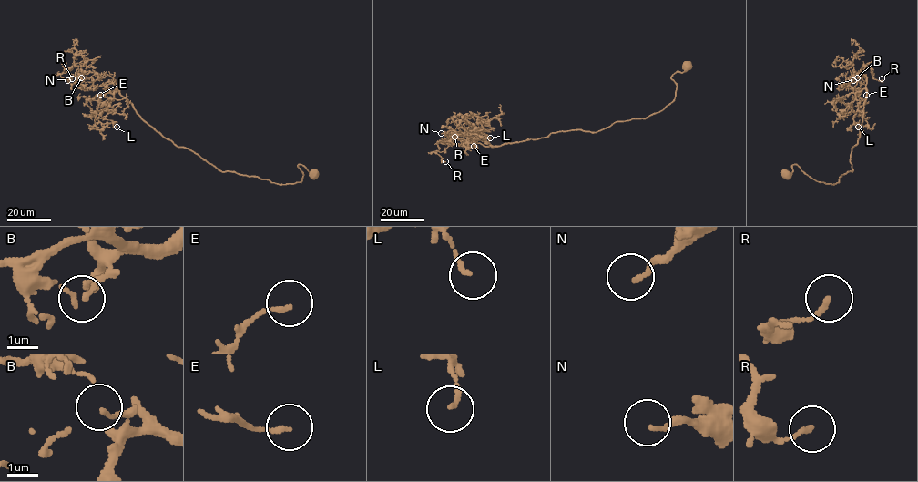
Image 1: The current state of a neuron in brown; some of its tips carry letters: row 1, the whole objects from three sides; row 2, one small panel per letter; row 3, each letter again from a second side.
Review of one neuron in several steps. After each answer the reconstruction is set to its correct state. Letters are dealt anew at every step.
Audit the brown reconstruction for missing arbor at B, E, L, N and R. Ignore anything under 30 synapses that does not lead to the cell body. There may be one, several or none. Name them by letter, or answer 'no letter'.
no letter

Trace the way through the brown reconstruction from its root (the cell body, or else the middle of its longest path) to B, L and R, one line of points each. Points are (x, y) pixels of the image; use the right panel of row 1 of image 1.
B: (785, 175), (796, 164), (815, 180), (835, 184), (852, 171), (851, 148), (866, 94), (866, 77), (857, 77)
L: (785, 175), (796, 164), (815, 180), (835, 184), (852, 171), (865, 88), (855, 93), (858, 127)
R: (785, 175), (796, 164), (835, 184), (852, 171), (866, 94), (859, 72), (867, 66), (882, 78)

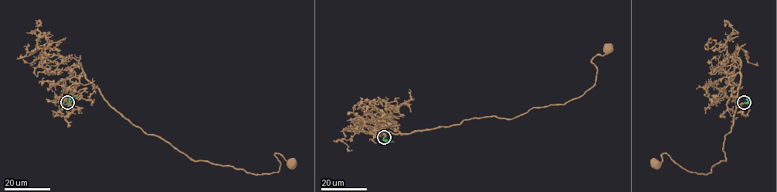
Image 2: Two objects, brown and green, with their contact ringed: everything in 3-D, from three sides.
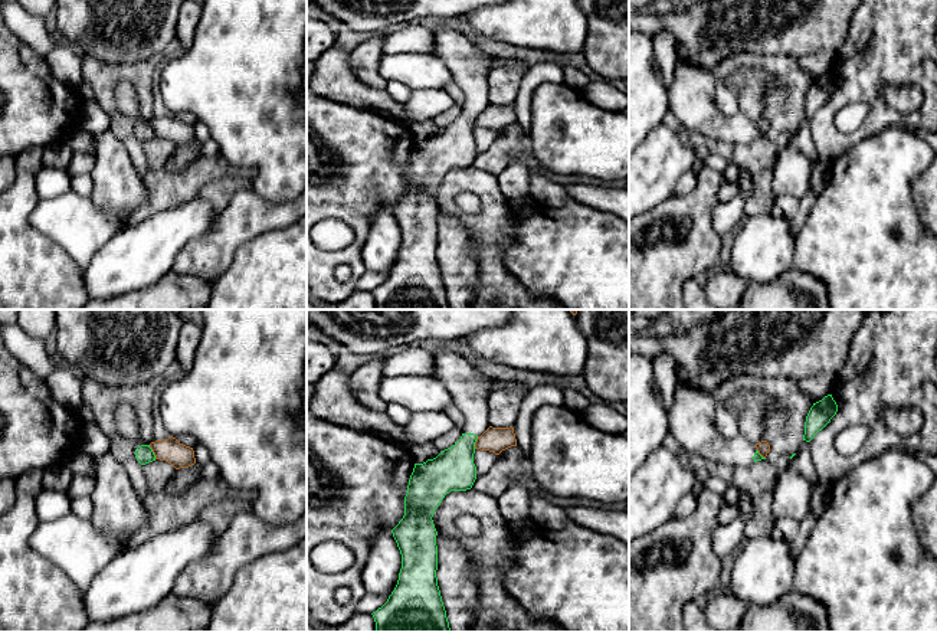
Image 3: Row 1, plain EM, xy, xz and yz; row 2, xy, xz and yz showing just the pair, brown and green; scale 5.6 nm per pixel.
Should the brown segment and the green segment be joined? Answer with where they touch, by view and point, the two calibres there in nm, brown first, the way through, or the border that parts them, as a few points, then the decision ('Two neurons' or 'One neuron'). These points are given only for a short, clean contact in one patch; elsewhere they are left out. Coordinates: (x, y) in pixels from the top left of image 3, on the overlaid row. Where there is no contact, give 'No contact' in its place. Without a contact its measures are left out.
Touches brown at xy (153, 451). Thickness 140 nm (brown) against 100 nm. Boundary: xy (148, 445), (156, 458). Two neurons

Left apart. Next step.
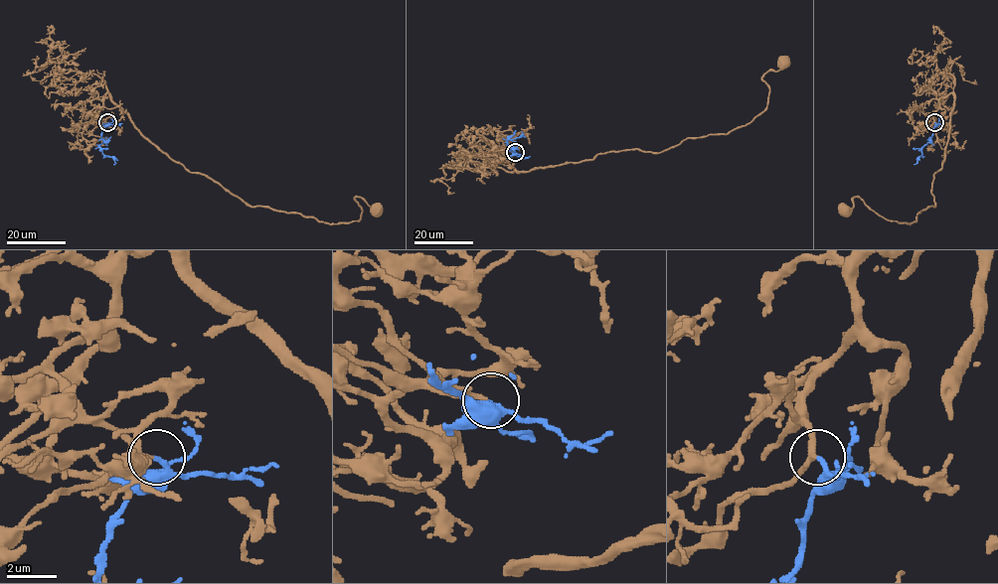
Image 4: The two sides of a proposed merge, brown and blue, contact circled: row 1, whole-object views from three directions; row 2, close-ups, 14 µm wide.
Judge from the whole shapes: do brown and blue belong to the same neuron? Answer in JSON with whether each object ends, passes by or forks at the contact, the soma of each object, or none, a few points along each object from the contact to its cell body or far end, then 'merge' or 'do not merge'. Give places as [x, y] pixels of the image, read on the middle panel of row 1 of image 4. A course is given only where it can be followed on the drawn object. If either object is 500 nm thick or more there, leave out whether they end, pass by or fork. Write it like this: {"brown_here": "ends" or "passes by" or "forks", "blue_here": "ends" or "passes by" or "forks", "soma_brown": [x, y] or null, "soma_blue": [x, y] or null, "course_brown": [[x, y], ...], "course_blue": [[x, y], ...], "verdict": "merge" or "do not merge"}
{"brown_here": "passes by", "blue_here": "passes by", "soma_brown": [783, 62], "soma_blue": null, "course_brown": [[515, 152], [503, 153], [528, 172], [728, 134], [764, 109], [761, 78], [782, 61]], "course_blue": [[516, 152], [509, 149], [507, 141], [519, 137], [521, 131]], "verdict": "merge"}

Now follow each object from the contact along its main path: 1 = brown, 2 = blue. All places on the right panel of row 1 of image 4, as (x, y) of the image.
1: (934, 122), (939, 99), (952, 93), (934, 206), (911, 223), (886, 219), (857, 197), (843, 211)
2: (934, 122), (931, 137), (914, 165)

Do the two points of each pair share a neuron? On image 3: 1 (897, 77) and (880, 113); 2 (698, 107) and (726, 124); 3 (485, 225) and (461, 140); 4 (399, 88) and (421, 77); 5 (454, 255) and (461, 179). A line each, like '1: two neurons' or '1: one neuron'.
1: one neuron
2: one neuron
3: two neurons
4: two neurons
5: two neurons

